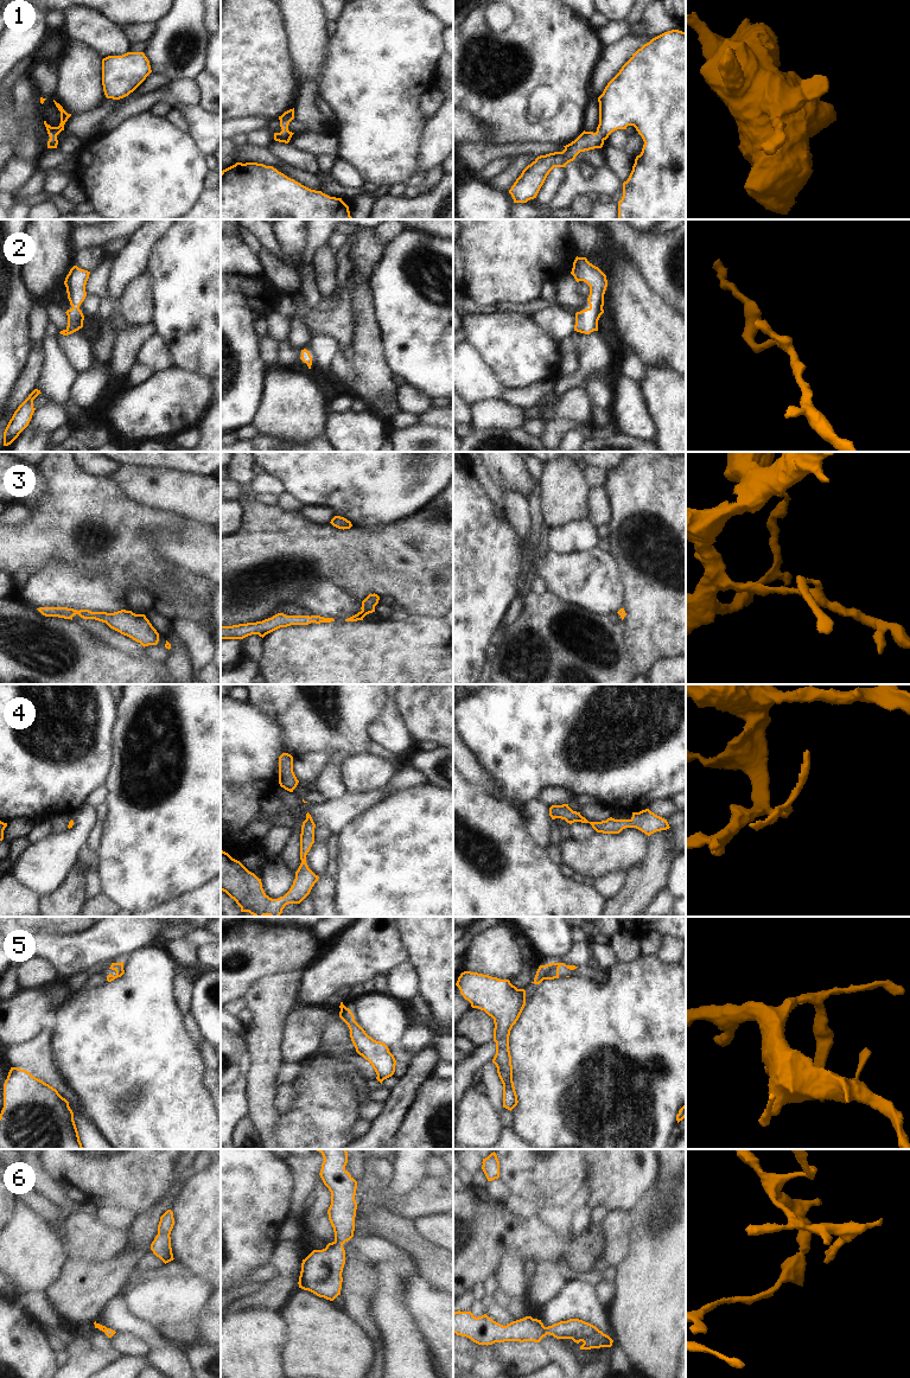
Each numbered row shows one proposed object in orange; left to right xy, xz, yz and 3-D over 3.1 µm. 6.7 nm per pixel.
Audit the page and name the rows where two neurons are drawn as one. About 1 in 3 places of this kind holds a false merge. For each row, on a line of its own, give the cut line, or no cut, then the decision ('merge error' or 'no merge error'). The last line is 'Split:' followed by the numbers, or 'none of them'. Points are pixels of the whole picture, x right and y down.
1: no cut; no merge error
2: no cut; no merge error
3: no cut; no merge error
4: no cut; no merge error
5: no cut; no merge error
6: no cut; no merge error
Split: none of them

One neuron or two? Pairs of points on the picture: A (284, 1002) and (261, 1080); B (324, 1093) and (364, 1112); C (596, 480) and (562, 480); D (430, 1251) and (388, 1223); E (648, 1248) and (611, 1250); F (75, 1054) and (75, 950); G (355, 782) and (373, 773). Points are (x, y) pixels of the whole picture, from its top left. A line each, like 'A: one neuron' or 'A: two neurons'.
A: one neuron
B: two neurons
C: two neurons
D: one neuron
E: two neurons
F: two neurons
G: one neuron

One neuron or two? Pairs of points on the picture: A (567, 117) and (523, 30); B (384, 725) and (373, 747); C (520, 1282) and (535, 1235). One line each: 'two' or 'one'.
A: one
B: two
C: two

